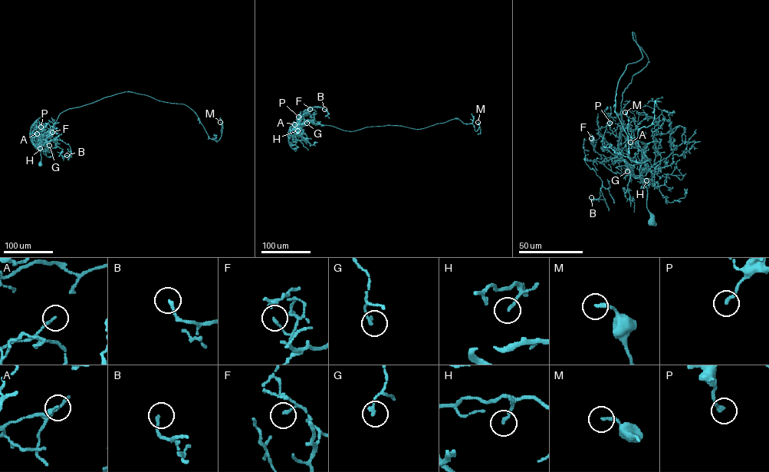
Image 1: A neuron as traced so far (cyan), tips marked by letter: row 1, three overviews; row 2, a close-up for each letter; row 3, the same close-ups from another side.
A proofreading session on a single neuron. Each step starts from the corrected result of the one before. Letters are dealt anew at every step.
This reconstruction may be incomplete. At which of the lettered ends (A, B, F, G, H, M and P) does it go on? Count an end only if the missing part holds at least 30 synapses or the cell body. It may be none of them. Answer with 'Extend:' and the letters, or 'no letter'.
Extend: no letter

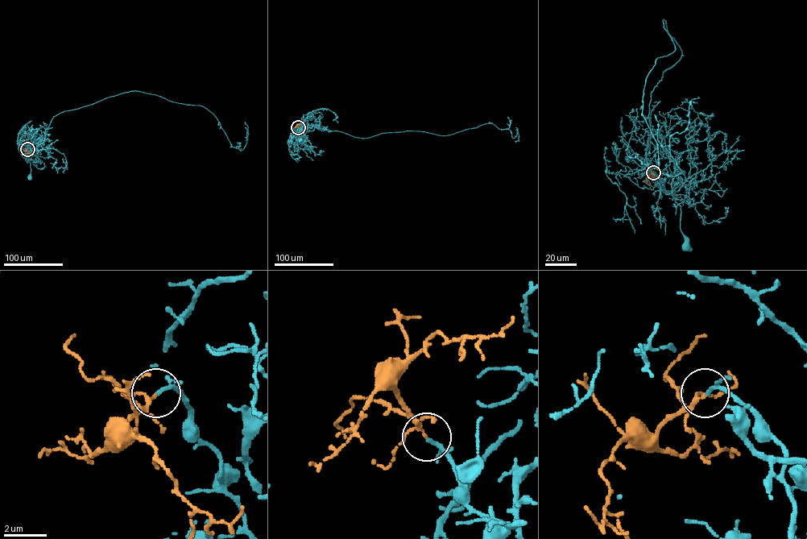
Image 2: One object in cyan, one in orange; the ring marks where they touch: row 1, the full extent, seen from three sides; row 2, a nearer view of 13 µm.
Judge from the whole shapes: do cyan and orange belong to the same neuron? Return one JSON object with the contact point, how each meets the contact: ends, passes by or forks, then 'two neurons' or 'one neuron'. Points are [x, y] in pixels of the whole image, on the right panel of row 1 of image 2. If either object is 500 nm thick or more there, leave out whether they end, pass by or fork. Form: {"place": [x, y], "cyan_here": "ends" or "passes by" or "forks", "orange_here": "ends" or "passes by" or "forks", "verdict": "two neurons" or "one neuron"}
{"place": [653, 172], "cyan_here": "ends", "orange_here": "forks", "verdict": "one neuron"}

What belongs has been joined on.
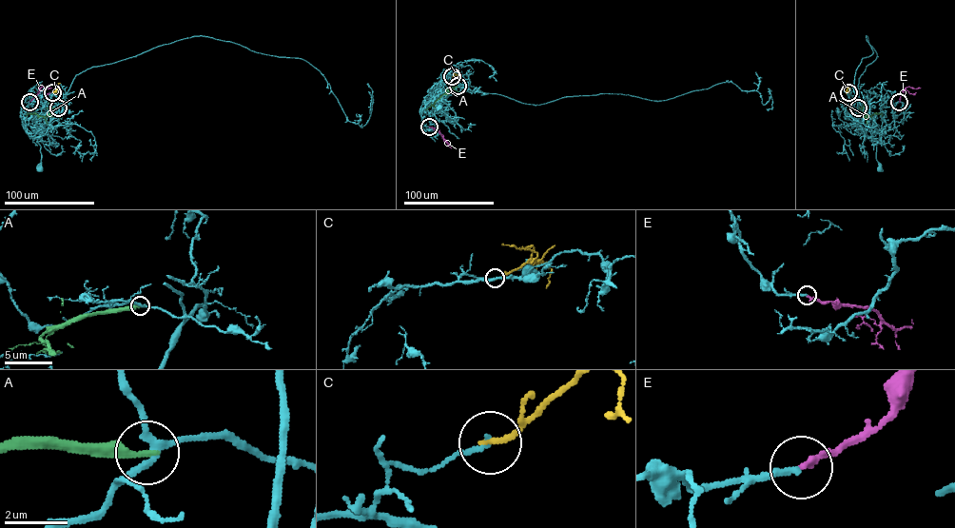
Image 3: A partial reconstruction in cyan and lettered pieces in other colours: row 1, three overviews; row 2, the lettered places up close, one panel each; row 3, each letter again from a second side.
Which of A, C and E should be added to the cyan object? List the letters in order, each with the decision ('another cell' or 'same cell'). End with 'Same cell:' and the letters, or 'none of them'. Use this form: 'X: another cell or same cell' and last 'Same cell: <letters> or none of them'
A: another cell
C: another cell
E: same cell
Same cell: E

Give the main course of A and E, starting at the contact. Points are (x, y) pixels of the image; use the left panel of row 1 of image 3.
A: (58, 107), (49, 107), (49, 114), (45, 116), (34, 113), (26, 115)
E: (29, 102), (42, 87), (51, 88)

